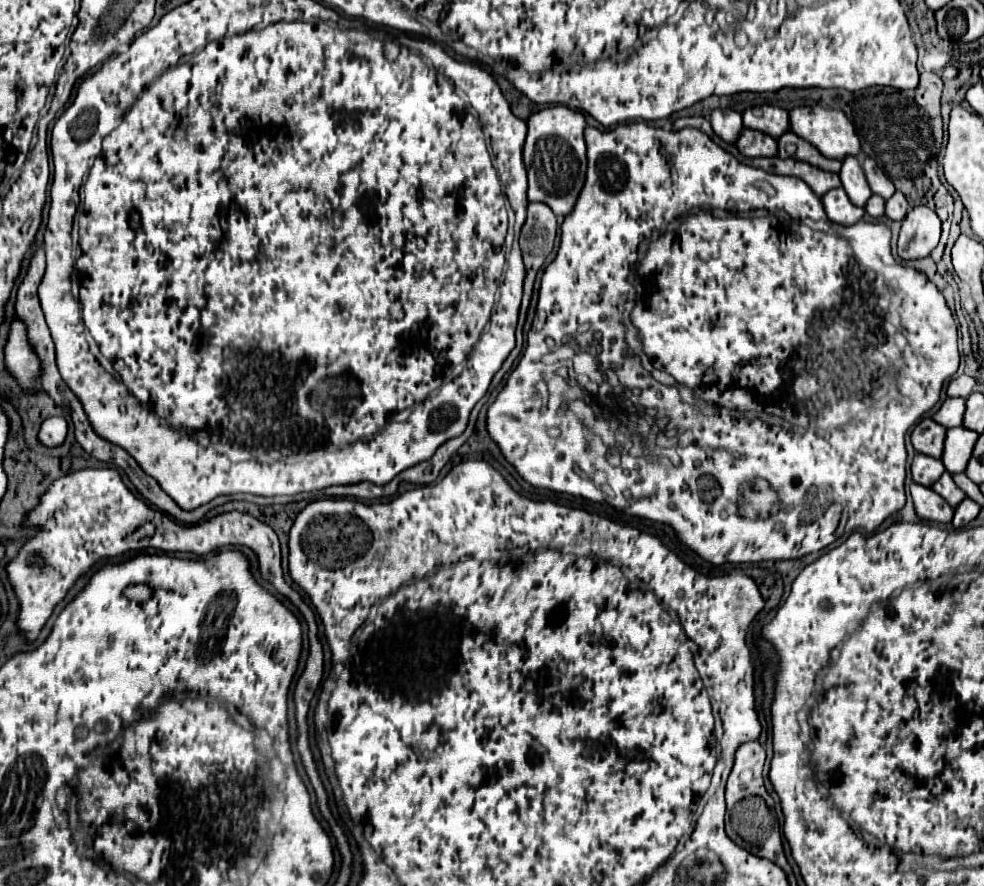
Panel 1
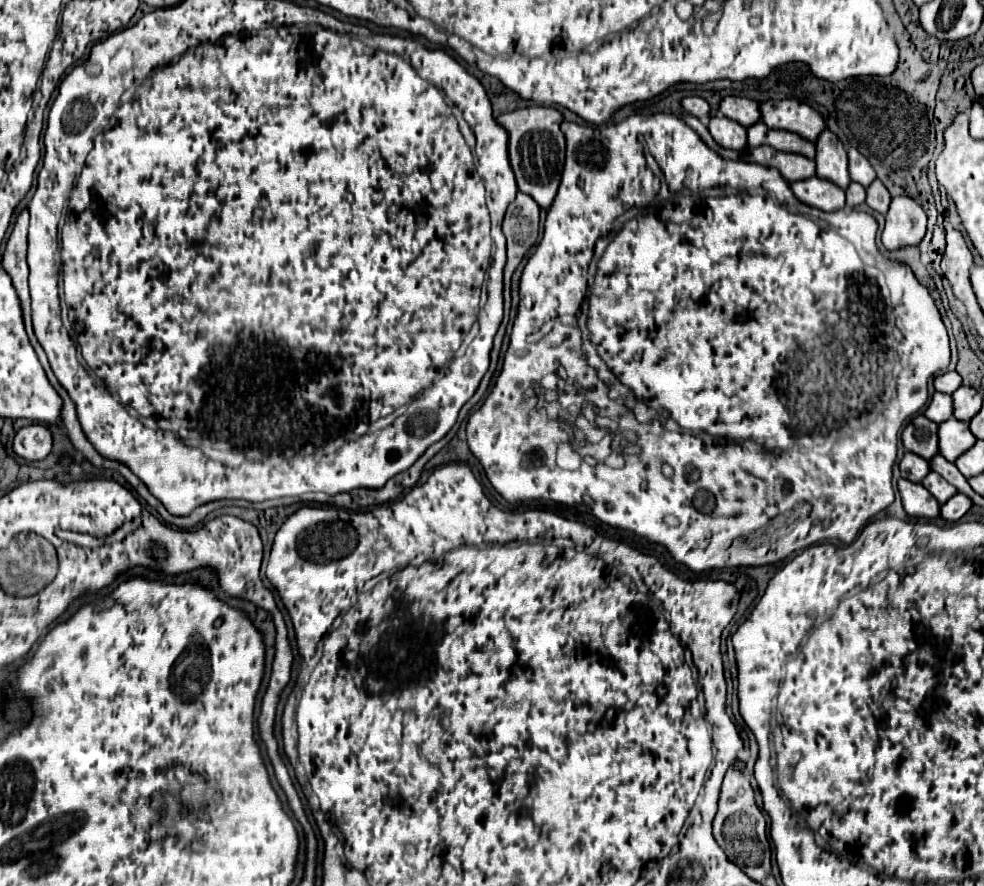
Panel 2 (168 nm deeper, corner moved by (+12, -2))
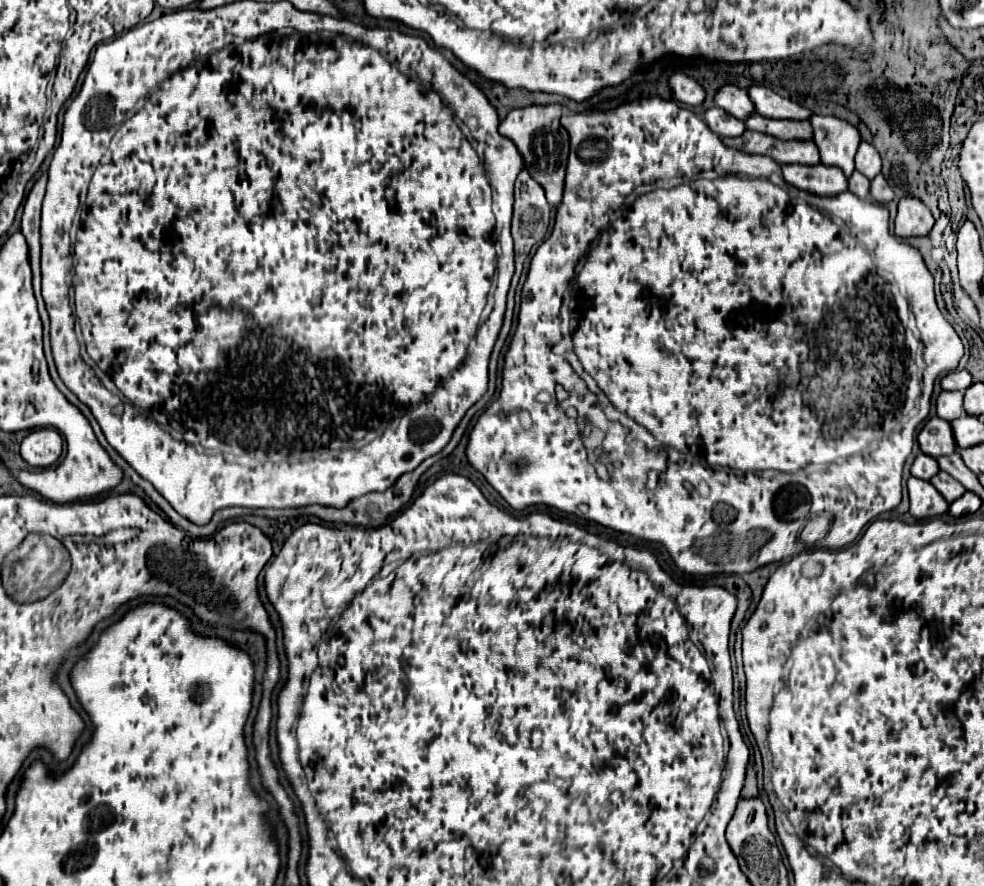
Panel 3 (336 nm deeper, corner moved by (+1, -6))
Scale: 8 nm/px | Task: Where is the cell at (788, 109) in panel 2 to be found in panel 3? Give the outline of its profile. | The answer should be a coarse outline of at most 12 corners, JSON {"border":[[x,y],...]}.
{"border":[[749,86],[755,112],[765,118],[809,118],[809,110],[765,86]]}

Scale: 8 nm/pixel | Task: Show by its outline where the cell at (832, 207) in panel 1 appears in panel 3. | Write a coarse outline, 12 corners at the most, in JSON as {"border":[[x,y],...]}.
{"border":[[783,164],[785,182],[817,196],[847,190],[841,168]]}

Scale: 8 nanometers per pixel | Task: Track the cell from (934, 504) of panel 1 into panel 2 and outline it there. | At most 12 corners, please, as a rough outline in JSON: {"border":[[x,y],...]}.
{"border":[[898,480],[908,516],[940,516],[940,504],[922,484]]}

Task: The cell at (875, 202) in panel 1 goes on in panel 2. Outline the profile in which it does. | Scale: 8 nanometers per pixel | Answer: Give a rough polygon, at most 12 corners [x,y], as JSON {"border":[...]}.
{"border":[[860,184],[846,190],[846,206],[864,204],[866,190]]}

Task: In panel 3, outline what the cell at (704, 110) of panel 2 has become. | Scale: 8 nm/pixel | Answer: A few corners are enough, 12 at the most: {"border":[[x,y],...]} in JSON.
{"border":[[683,72],[669,76],[669,88],[679,102],[697,106],[703,88]]}

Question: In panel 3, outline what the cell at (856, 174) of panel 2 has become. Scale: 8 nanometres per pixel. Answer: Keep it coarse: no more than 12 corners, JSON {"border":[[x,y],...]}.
{"border":[[869,142],[859,144],[855,168],[869,180],[881,172],[881,156]]}

